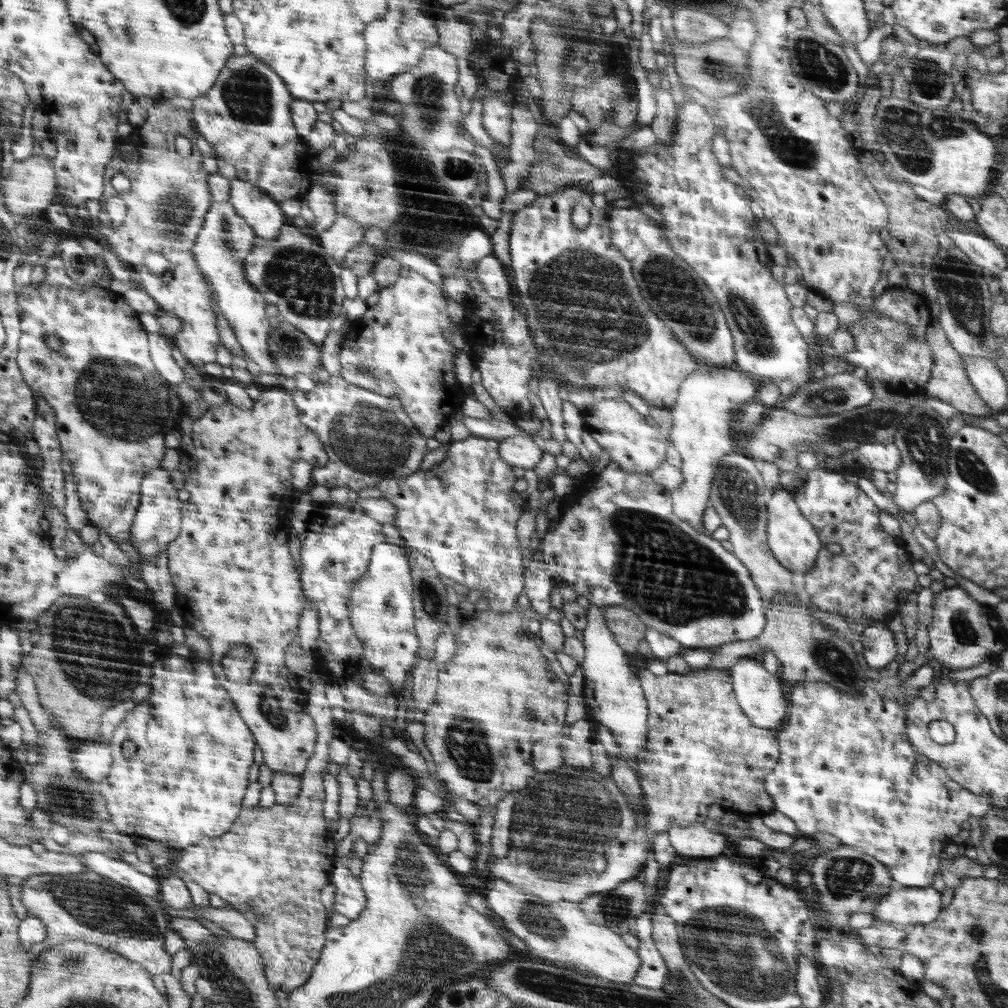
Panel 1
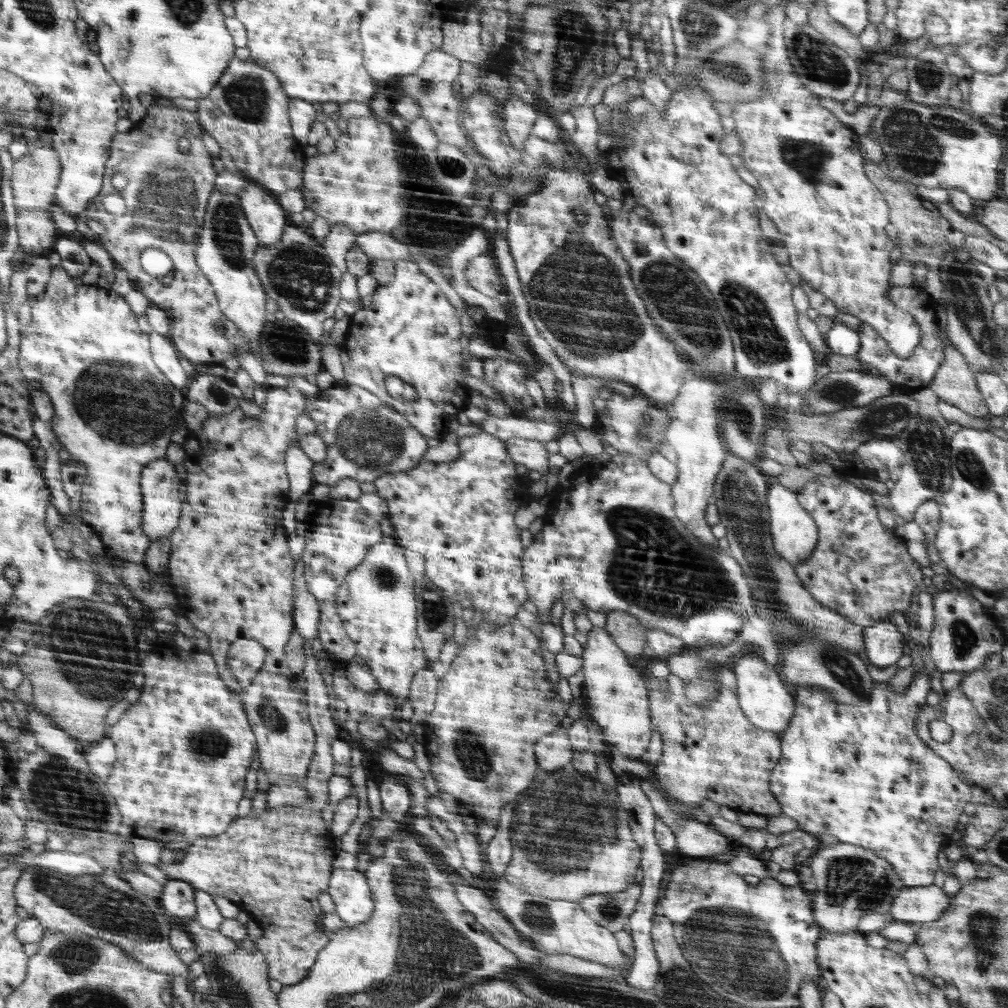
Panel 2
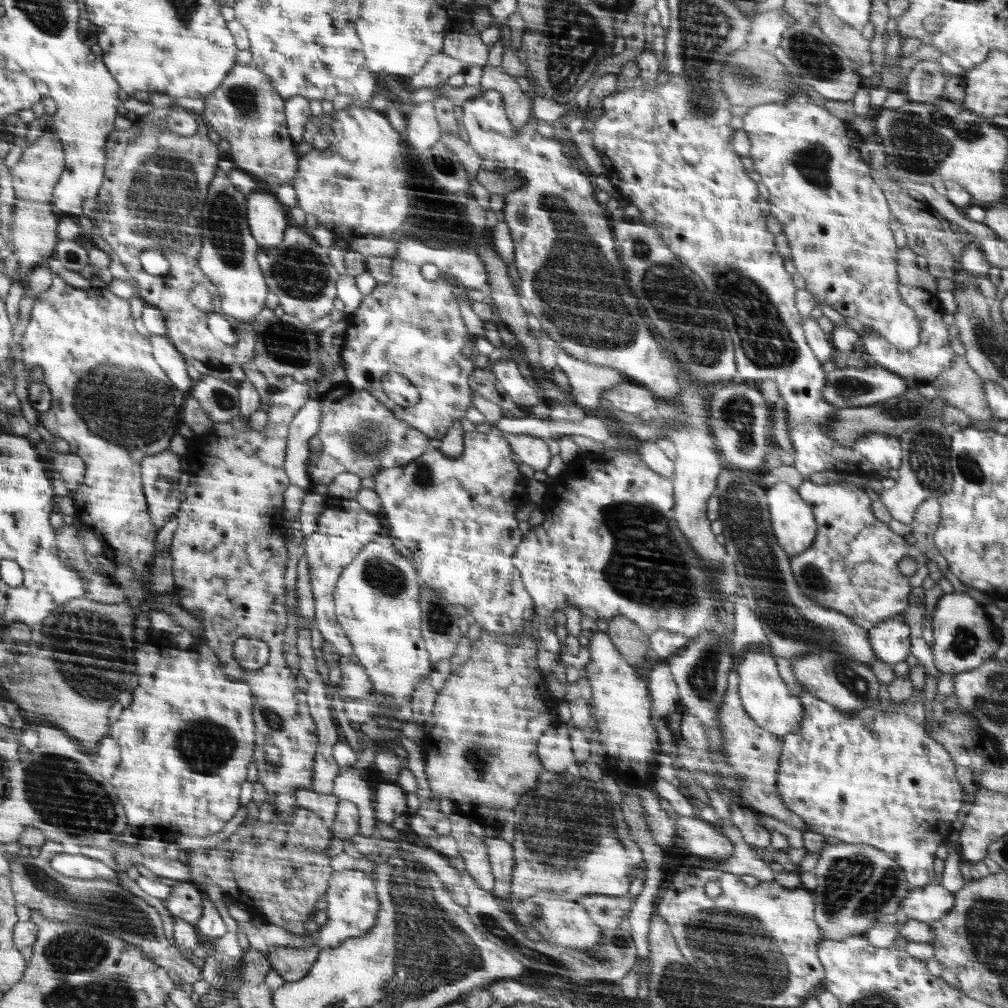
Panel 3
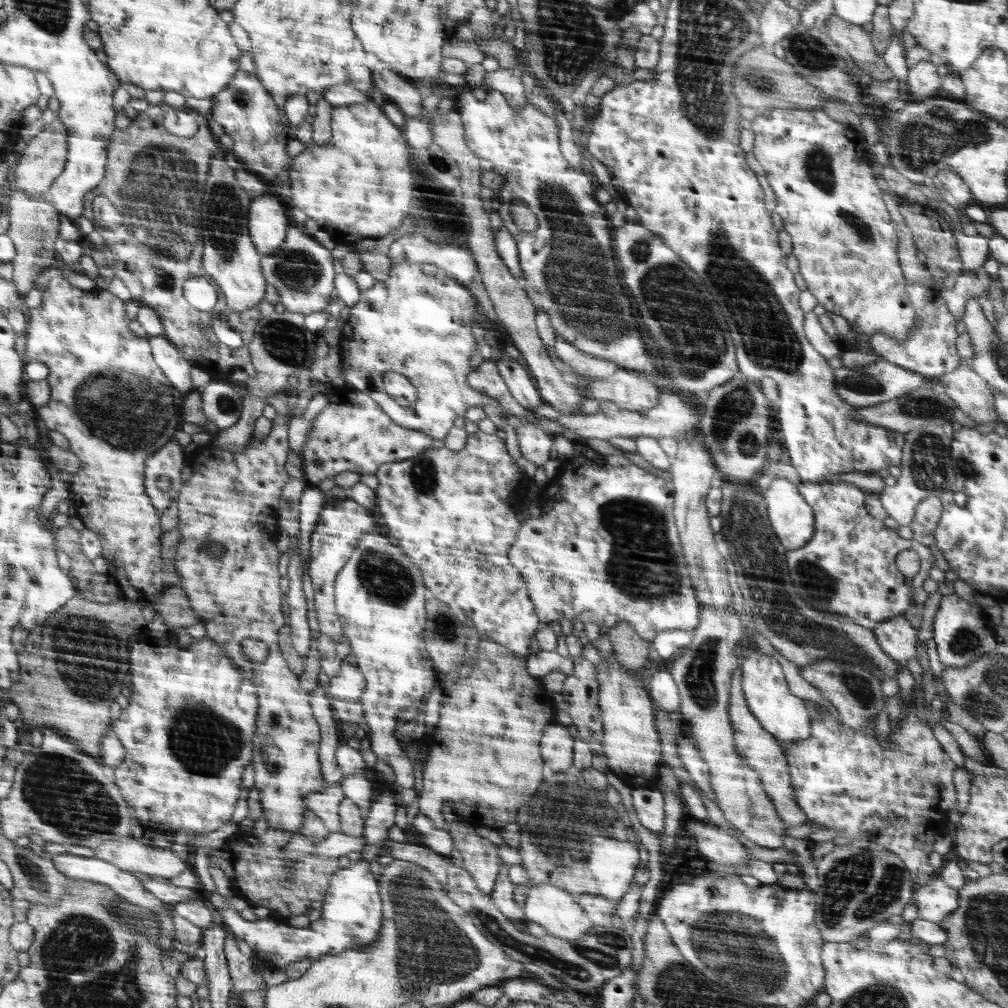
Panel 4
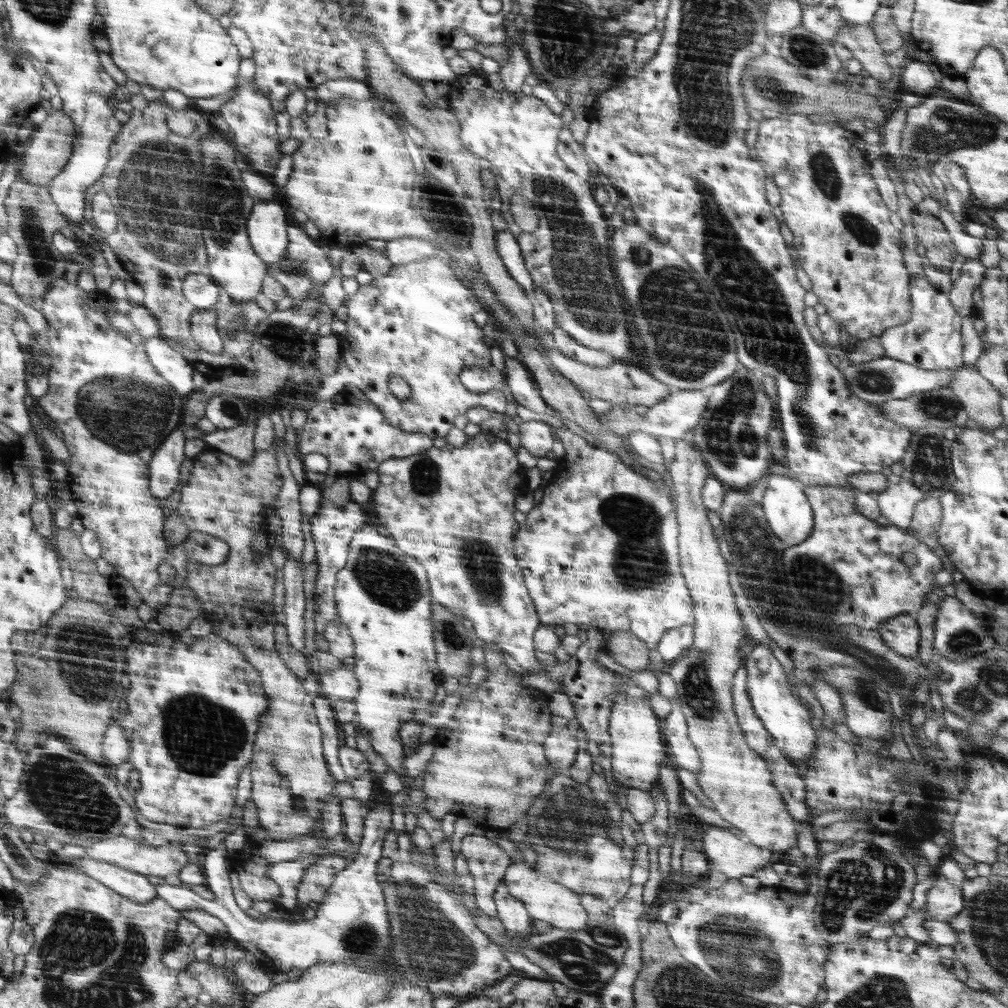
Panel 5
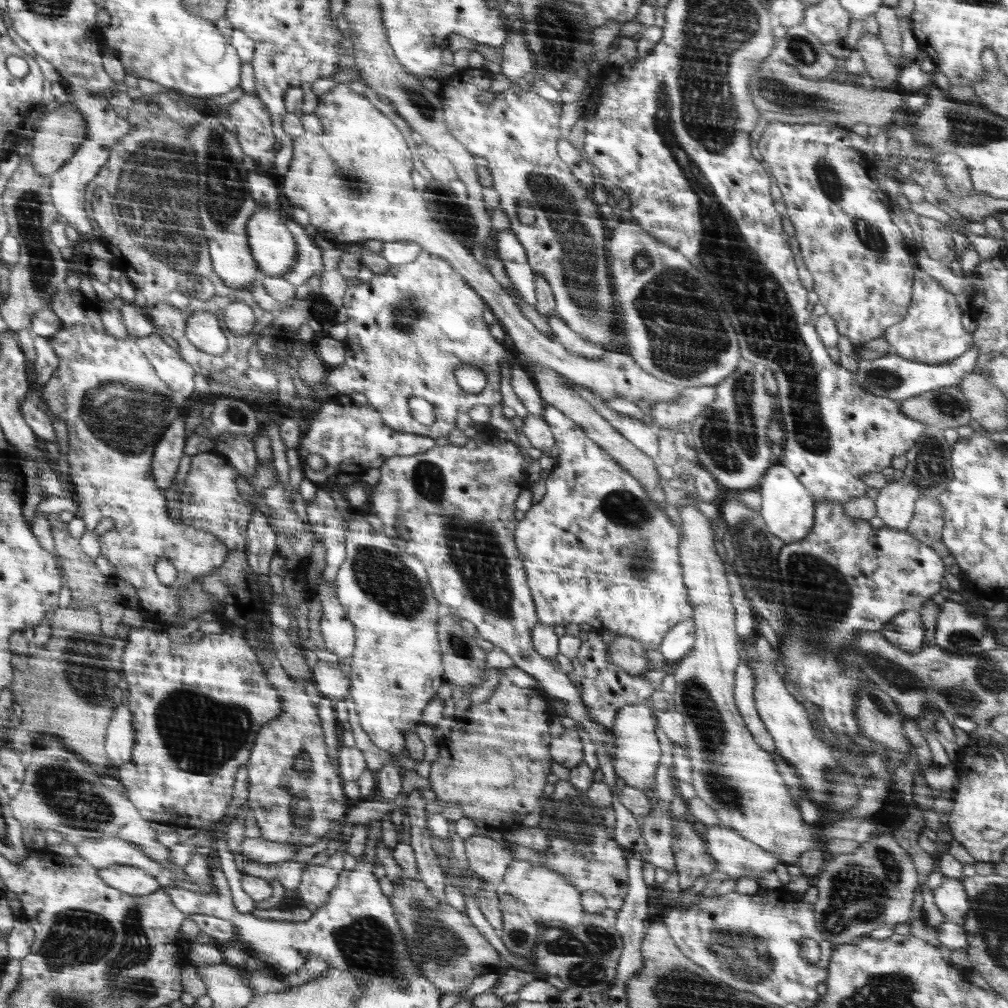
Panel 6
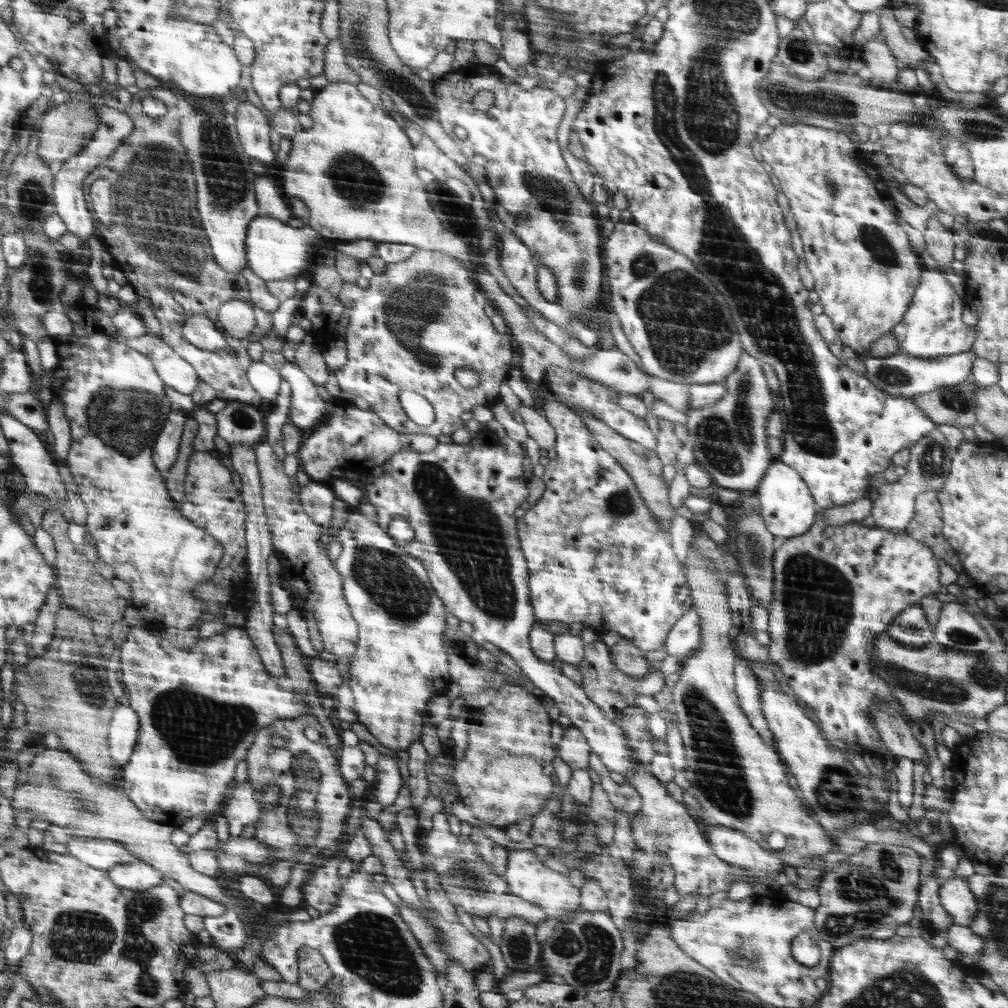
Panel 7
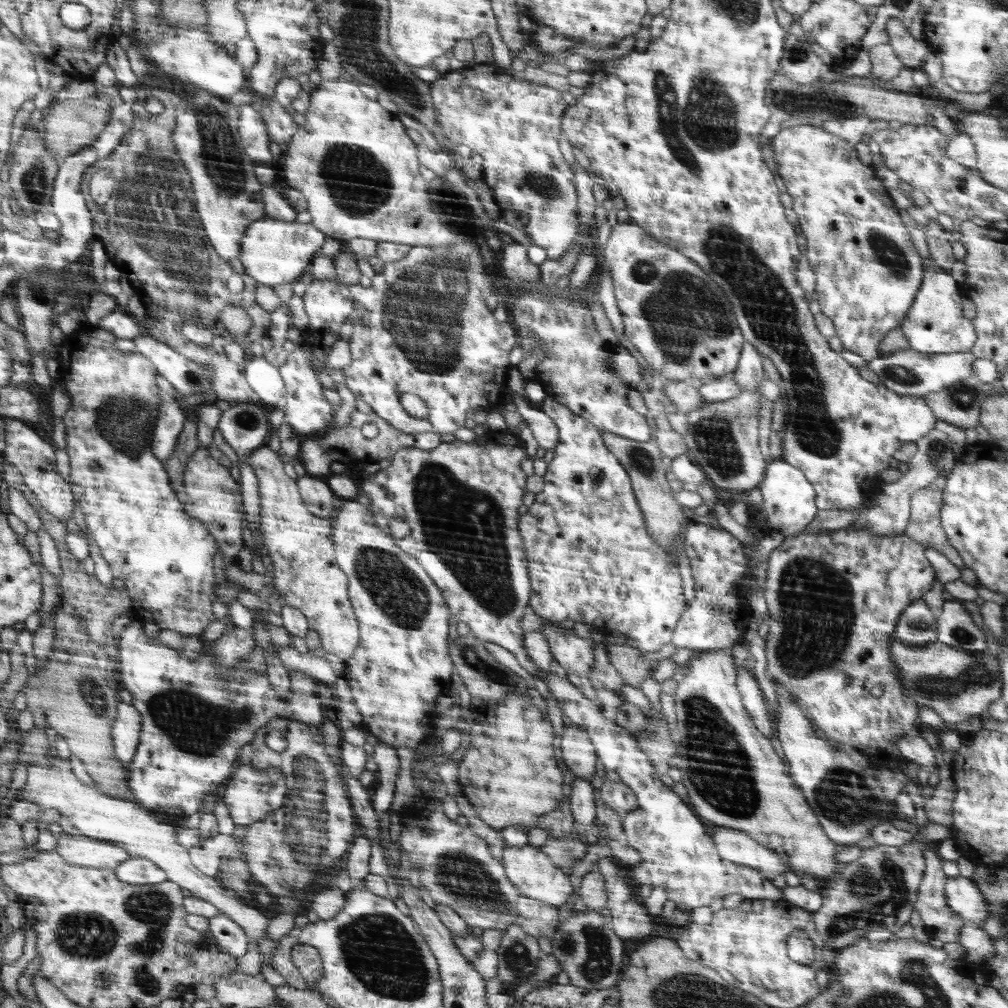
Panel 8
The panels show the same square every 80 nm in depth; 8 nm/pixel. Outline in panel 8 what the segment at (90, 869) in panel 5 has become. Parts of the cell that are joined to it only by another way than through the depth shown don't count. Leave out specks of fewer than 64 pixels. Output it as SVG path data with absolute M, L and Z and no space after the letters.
M130 857L115 867L116 878L128 884L161 884L167 881L166 872L141 857Z

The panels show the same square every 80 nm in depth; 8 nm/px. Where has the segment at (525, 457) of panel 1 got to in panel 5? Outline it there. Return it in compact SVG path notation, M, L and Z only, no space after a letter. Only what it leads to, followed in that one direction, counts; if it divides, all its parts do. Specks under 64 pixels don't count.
M524 421L517 427L520 433L520 444L536 458L545 457L553 450L556 435L553 428L542 421Z

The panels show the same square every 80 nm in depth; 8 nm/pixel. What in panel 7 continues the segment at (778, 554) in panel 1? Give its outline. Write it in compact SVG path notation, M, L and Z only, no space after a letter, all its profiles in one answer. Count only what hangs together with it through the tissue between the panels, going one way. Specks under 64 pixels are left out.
M773 459L766 474L759 481L755 493L760 500L761 516L765 527L775 537L788 539L803 535L815 523L818 508L798 471L778 459Z

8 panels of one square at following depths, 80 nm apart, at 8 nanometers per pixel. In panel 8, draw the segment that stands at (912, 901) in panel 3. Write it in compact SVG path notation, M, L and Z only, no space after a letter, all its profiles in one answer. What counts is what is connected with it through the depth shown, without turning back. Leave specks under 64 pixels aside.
M965 877L948 878L945 886L948 907L958 913L962 921L975 926L986 922L992 913L986 905L975 880Z

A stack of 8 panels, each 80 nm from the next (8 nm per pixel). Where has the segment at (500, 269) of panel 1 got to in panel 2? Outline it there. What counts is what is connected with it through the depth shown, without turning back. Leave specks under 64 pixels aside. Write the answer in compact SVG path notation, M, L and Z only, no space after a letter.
M488 254L472 258L465 268L465 277L477 291L486 296L494 298L505 292L496 262Z

